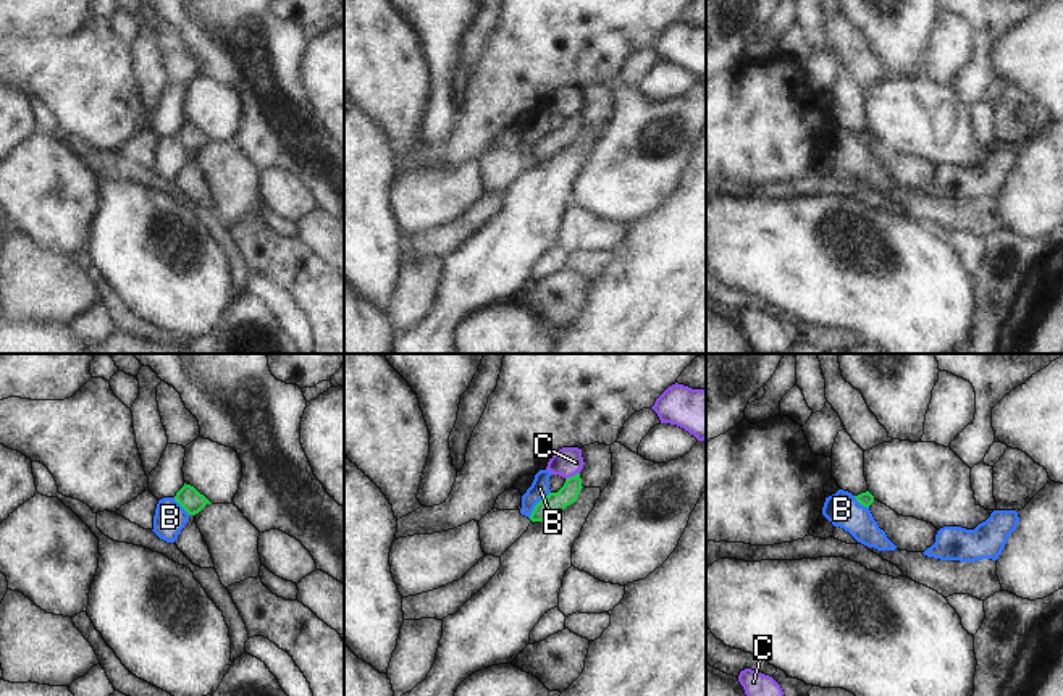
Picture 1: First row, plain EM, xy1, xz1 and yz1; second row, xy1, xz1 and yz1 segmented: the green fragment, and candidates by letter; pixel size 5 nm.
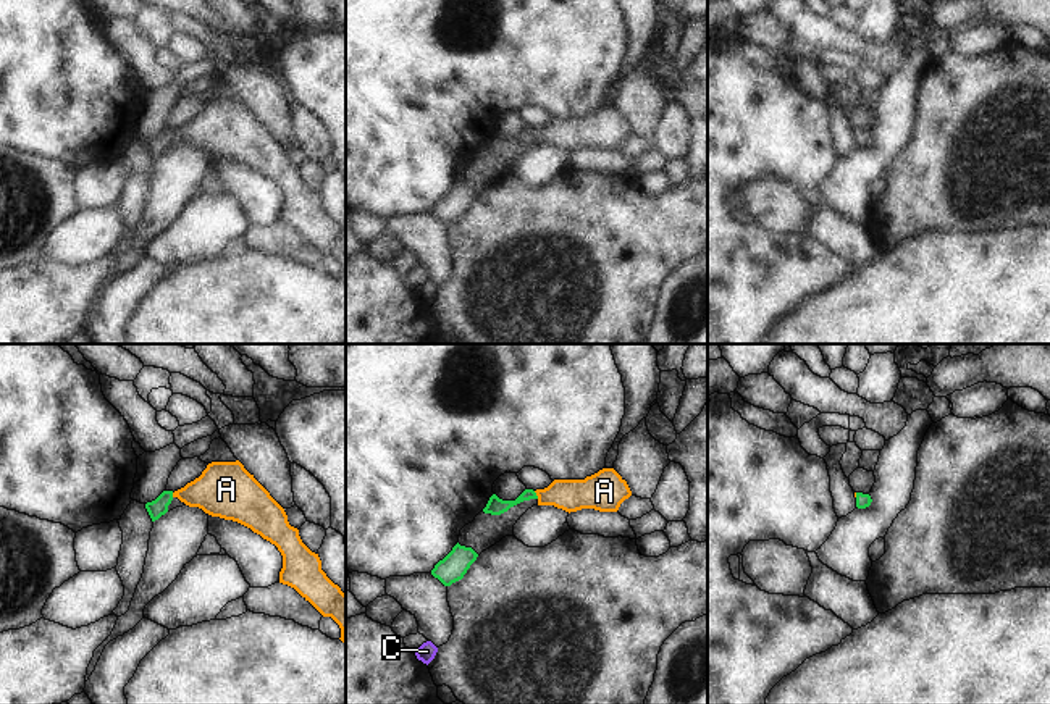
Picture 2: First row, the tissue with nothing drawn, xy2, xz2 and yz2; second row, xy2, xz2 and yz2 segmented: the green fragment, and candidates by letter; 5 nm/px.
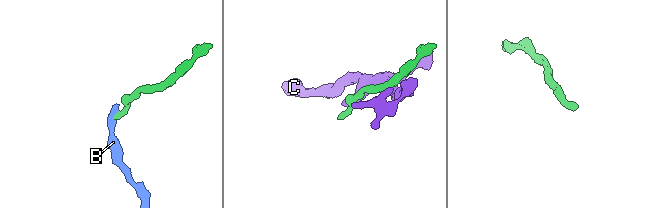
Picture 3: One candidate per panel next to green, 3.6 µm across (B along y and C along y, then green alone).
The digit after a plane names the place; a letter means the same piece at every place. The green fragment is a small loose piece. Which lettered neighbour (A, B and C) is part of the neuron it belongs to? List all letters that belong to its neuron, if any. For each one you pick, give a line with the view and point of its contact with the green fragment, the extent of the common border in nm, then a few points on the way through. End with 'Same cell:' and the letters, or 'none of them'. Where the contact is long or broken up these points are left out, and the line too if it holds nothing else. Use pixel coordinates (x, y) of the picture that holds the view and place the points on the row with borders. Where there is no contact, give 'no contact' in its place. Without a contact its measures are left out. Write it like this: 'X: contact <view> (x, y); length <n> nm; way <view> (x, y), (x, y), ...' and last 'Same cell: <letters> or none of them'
A: contact xz2 (535, 494); length 50 nm; way xz2 (495, 506), (535, 494), (569, 494)
Same cell: A

